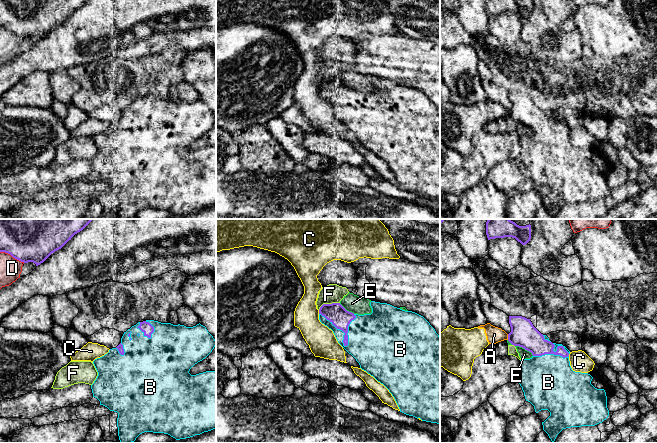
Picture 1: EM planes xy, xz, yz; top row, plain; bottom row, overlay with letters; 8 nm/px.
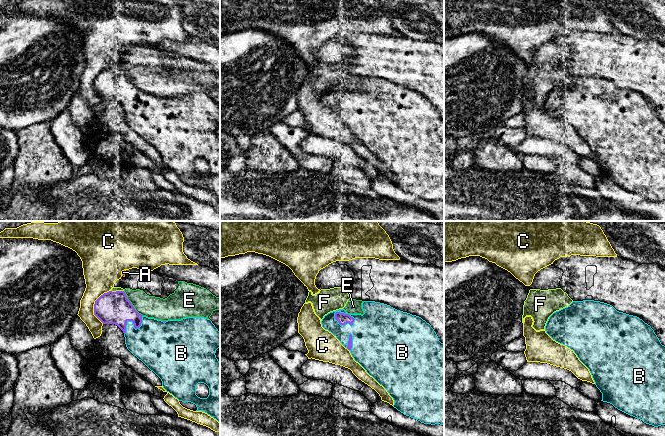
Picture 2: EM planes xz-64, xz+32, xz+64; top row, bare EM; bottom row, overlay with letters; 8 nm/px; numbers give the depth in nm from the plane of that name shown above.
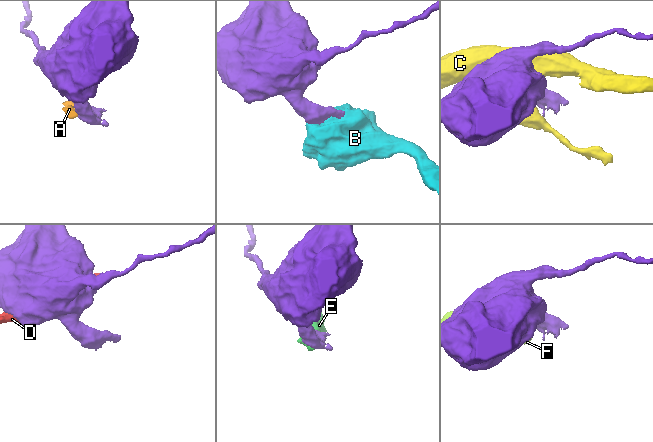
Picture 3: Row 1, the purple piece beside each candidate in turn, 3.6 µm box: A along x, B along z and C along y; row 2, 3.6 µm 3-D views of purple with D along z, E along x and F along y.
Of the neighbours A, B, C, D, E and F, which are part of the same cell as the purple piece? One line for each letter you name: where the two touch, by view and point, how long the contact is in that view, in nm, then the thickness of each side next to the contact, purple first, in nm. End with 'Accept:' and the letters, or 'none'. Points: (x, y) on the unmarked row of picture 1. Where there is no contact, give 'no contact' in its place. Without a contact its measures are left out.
B: contact xz (338, 104); length 340 nm; calibres 160 and 340 nm
Accept: B

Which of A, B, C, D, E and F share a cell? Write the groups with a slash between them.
A C / B / D / E F

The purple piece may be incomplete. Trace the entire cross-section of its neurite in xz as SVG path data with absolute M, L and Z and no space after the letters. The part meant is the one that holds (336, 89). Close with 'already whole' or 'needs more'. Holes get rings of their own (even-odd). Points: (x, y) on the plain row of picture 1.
M371 77L370 82L372 84L371 90L358 91L347 87L340 79L323 80L319 85L319 96L333 107L338 119L356 135L360 144L373 152L389 166L400 188L417 195L420 194L422 197L440 200L440 112L423 92L415 88L405 87L390 80L375 77Z; needs more

